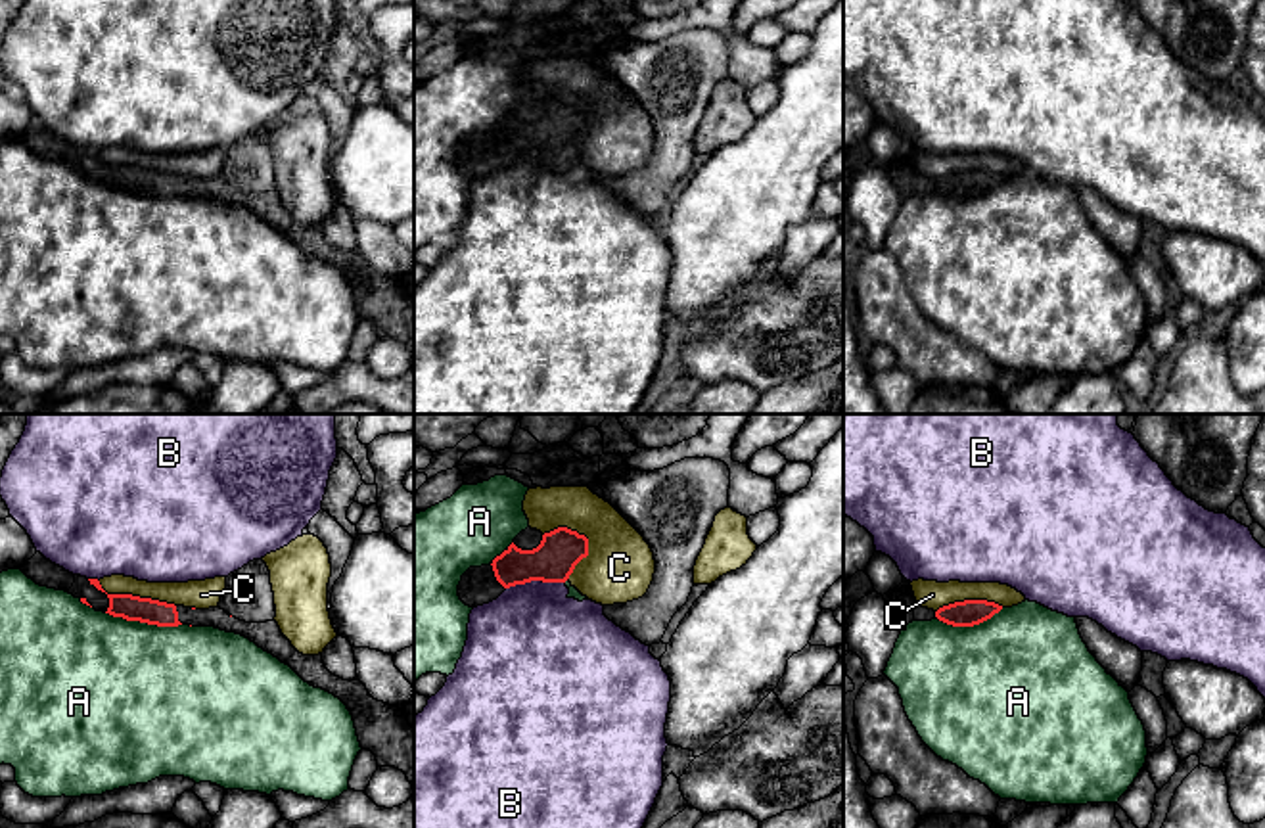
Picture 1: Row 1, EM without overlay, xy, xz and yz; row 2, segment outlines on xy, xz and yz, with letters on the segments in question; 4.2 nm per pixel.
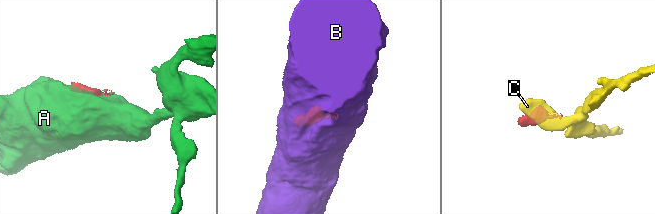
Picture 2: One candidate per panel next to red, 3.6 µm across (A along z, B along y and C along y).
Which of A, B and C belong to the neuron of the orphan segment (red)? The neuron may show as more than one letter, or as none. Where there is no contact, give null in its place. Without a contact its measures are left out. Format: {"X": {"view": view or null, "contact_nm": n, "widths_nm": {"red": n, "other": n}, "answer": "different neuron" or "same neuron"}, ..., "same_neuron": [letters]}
{"A": {"view": "xy", "contact_nm": 320, "widths_nm": {"red": 110, "other": 480}, "answer": "different neuron"}, "B": {"view": "xz", "contact_nm": 260, "widths_nm": {"red": 180, "other": 460}, "answer": "different neuron"}, "C": {"view": "xz", "contact_nm": 240, "widths_nm": {"red": 180, "other": 300}, "answer": "different neuron"}, "same_neuron": []}

